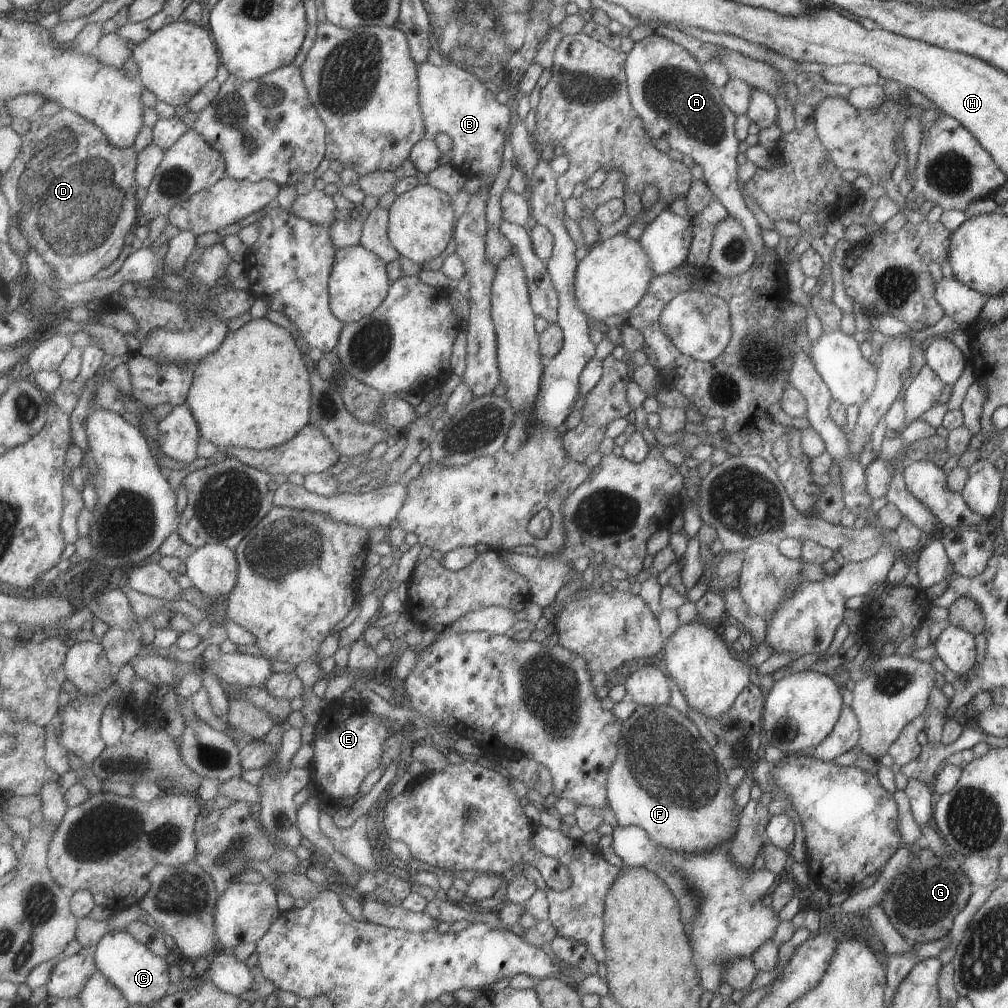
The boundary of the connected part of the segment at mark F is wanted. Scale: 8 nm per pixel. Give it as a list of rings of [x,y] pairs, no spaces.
[[[638,705],[624,722],[618,756],[608,772],[606,797],[617,824],[635,825],[665,850],[678,853],[706,853],[727,843],[738,827],[738,810],[726,770],[719,766],[711,747],[699,736],[695,724],[670,705]]]

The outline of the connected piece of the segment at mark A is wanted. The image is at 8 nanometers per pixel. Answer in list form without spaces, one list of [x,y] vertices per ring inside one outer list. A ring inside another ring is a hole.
[[[651,34],[634,41],[627,54],[625,72],[631,104],[645,132],[653,141],[665,138],[670,148],[690,156],[694,164],[702,168],[705,186],[713,193],[714,200],[719,201],[724,210],[743,225],[754,248],[755,263],[758,263],[765,242],[737,186],[735,155],[739,152],[739,141],[733,131],[736,115],[722,103],[720,90],[705,78],[699,63],[687,49],[661,35]]]

